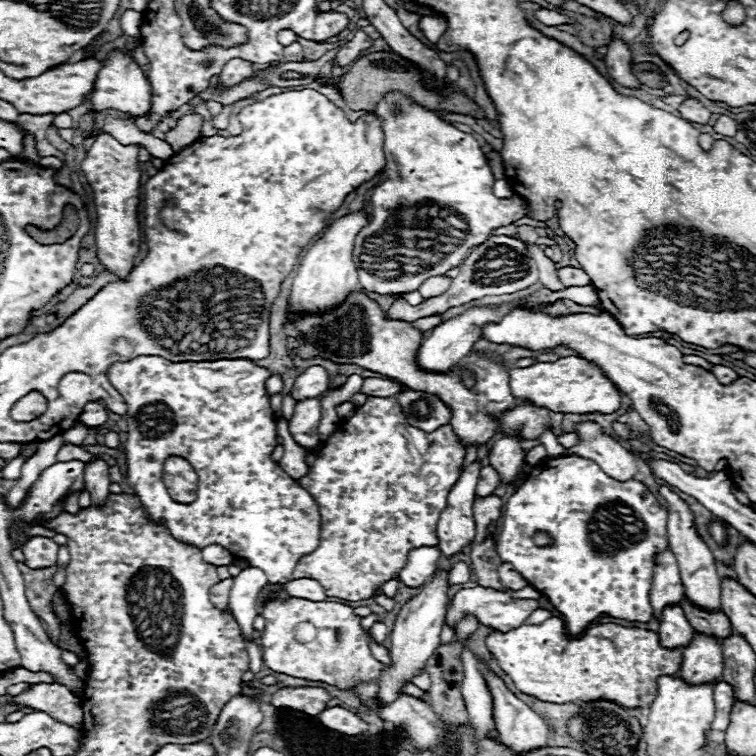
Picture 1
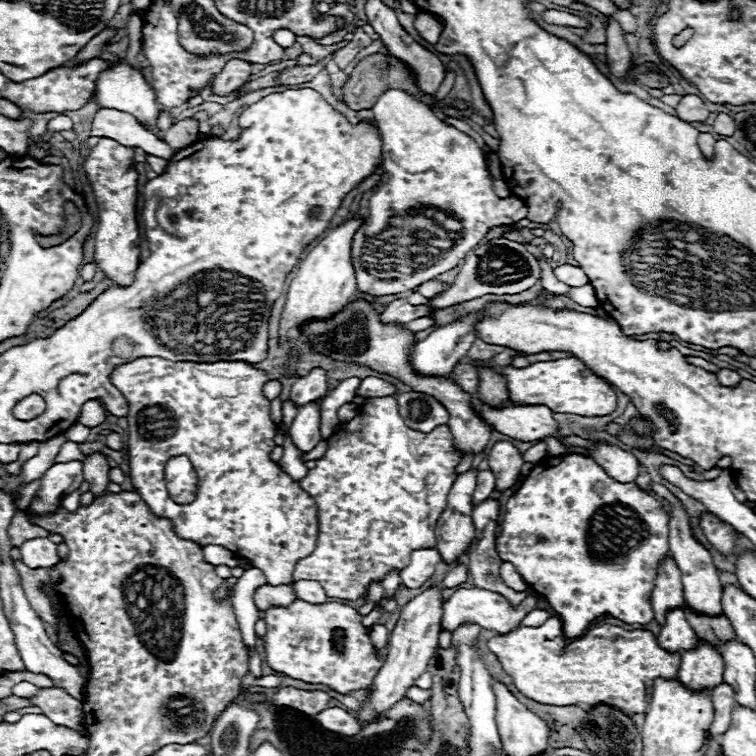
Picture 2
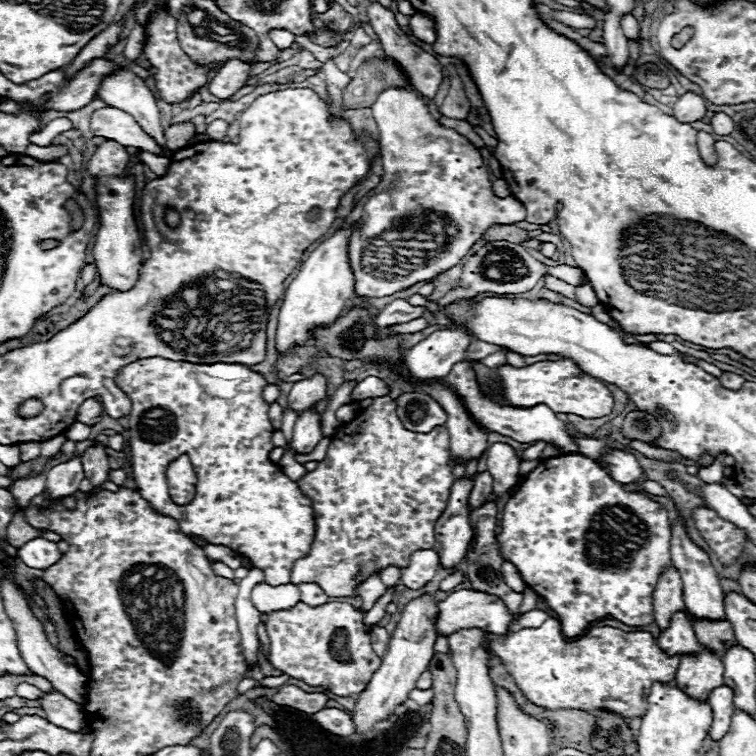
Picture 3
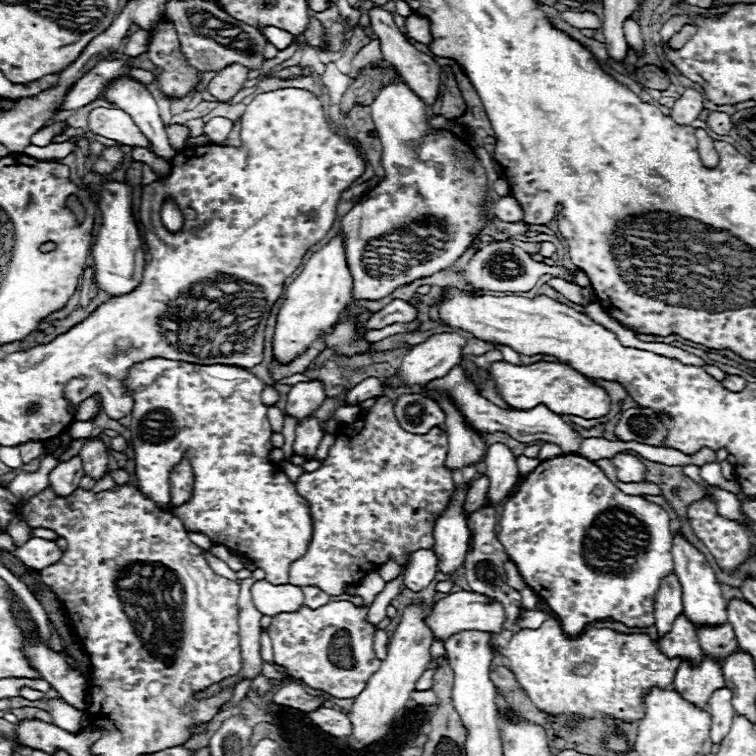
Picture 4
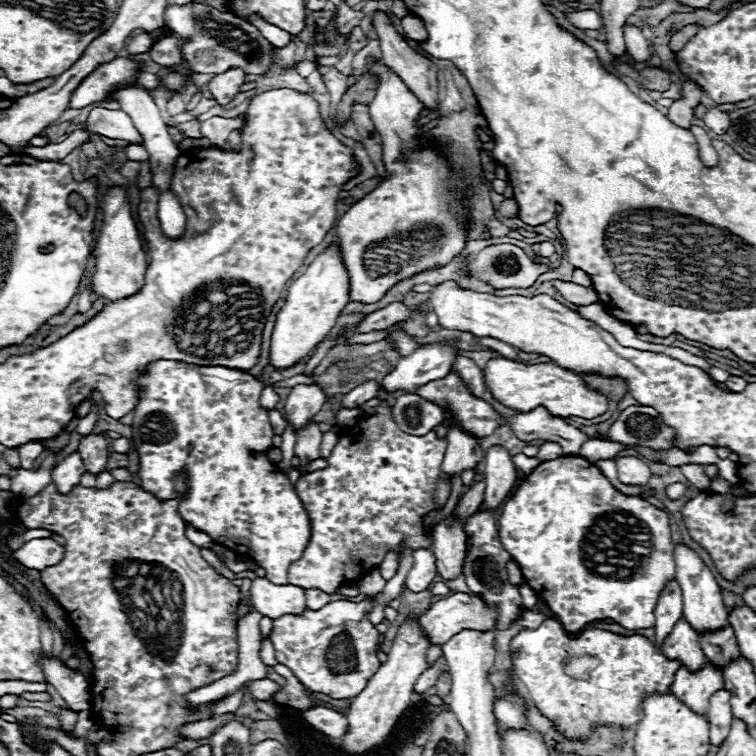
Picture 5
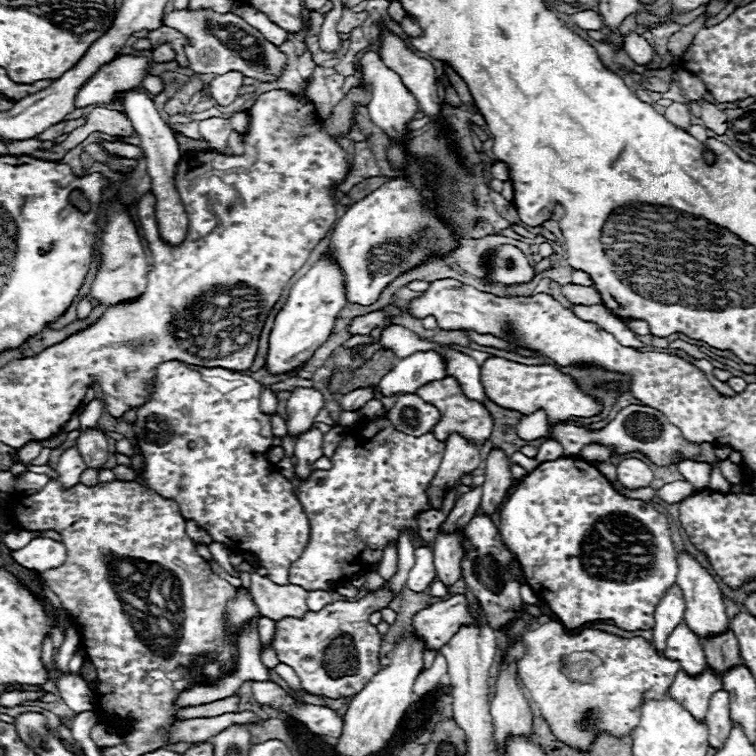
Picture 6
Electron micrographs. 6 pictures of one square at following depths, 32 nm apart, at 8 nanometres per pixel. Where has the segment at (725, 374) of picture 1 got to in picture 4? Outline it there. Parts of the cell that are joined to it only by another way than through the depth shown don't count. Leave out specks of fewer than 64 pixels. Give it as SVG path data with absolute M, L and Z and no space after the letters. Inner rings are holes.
M728 374L721 383L726 389L734 392L740 392L746 386L746 380L742 376L732 374Z

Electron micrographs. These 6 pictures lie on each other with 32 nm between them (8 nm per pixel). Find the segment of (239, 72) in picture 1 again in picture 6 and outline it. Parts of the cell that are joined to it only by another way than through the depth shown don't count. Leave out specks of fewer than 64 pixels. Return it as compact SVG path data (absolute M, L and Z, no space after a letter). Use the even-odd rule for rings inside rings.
M228 72L224 76L216 76L210 84L208 84L208 90L210 90L210 96L216 100L218 106L228 106L236 100L238 96L238 90L242 86L242 74L240 72Z

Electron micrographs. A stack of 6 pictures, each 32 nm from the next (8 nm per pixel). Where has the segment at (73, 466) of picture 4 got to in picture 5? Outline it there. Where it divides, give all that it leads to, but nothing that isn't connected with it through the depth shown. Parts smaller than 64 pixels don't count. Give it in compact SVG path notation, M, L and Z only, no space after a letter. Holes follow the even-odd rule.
M72 452L52 468L52 482L56 482L60 492L70 492L74 486L80 484L80 476L84 472L86 468L80 454Z

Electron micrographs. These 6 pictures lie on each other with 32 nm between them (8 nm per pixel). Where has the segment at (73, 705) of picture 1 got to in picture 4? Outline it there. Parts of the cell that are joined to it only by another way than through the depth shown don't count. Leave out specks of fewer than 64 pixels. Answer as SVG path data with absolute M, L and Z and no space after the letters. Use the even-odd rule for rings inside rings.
M48 700L50 704L50 714L56 722L56 726L60 726L62 730L66 732L76 732L78 726L80 726L80 718L82 718L82 710L76 710L72 708L70 704L66 704L64 700L62 702L56 702L56 700Z

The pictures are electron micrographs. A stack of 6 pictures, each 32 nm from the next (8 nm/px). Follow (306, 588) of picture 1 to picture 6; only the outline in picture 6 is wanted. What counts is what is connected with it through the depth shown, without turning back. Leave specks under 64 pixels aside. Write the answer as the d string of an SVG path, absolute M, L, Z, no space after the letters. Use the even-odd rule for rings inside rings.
M312 590L310 594L308 594L308 608L312 610L312 612L318 612L318 608L324 608L326 604L330 604L332 602L332 592L324 592L324 590Z

